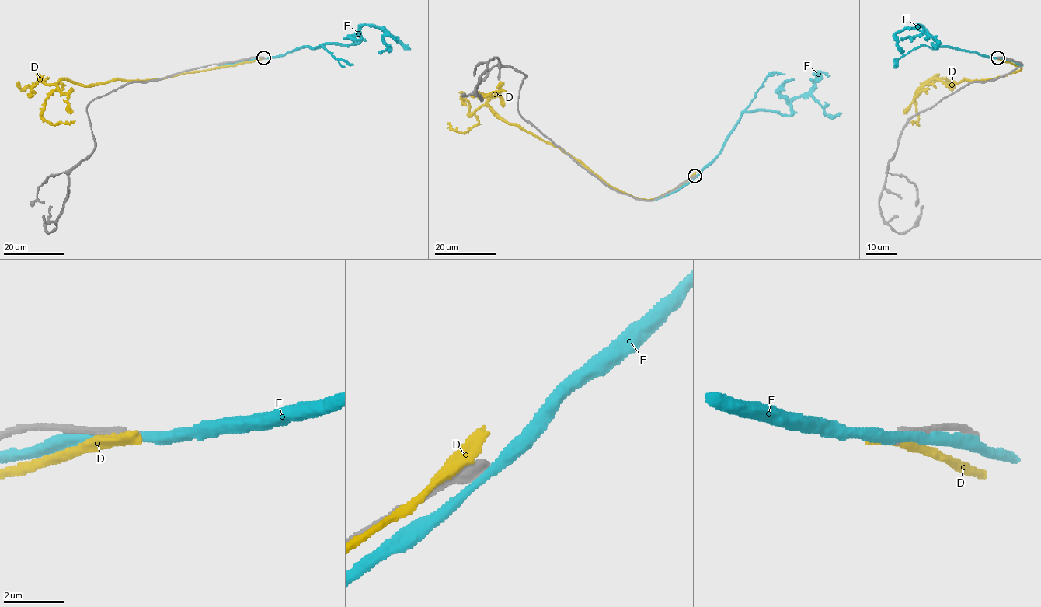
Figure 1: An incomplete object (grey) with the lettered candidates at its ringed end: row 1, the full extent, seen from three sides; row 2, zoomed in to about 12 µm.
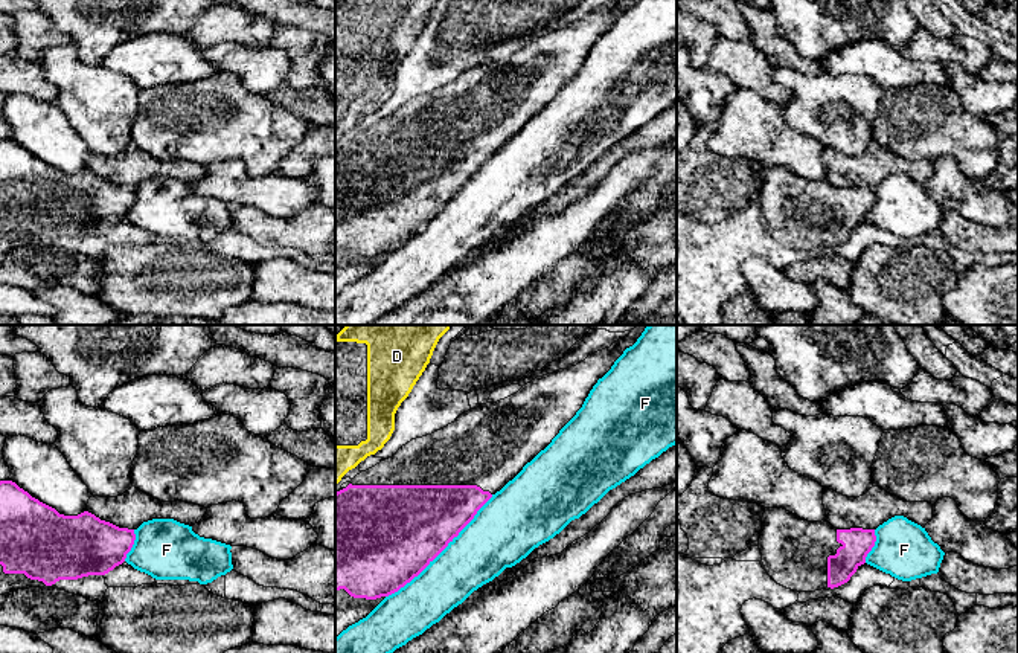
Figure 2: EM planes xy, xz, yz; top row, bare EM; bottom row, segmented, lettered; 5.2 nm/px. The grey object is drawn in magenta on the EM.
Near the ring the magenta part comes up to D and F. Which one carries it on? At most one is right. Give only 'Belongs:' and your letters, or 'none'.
Belongs: none

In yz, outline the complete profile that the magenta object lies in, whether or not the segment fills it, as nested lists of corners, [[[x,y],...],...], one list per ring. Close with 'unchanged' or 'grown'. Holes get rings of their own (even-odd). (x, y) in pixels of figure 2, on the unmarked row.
[[[765,166],[759,207],[777,243],[815,250],[847,241],[875,200],[875,188],[837,188],[826,179],[808,180],[783,166]]] | grown

